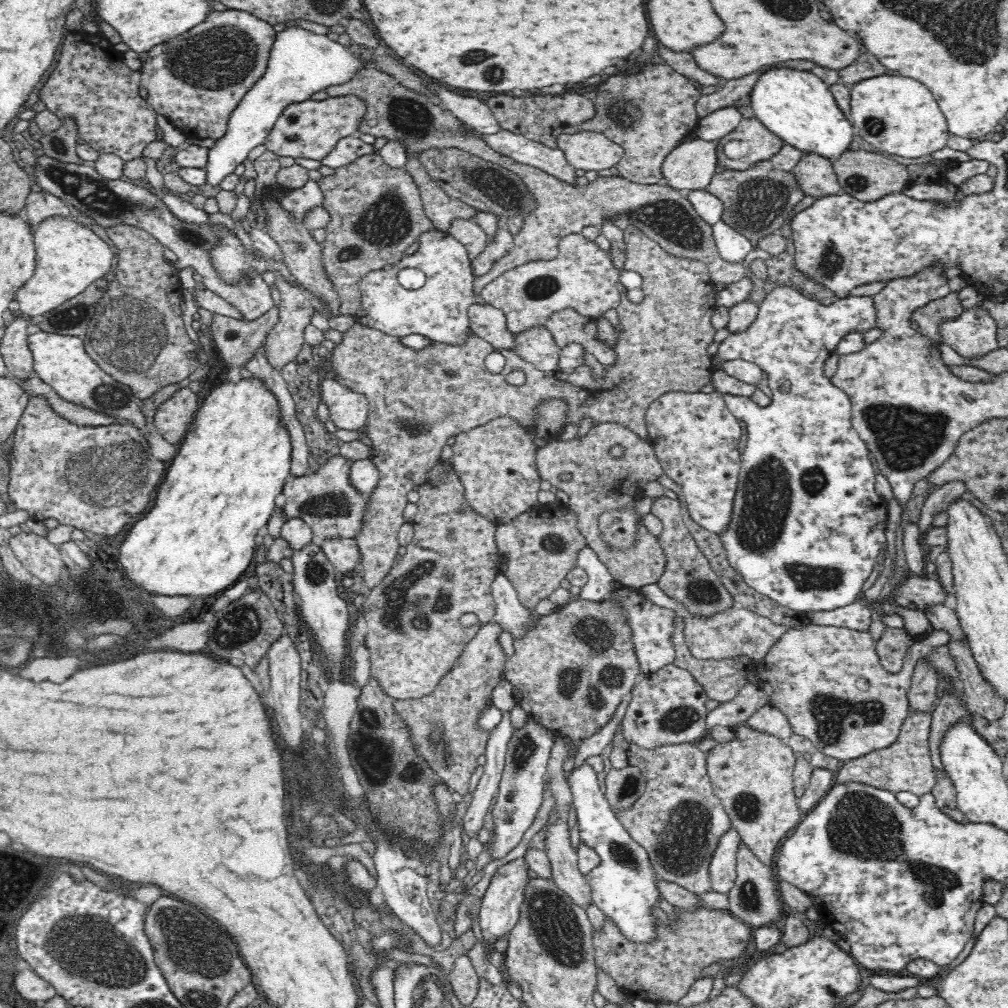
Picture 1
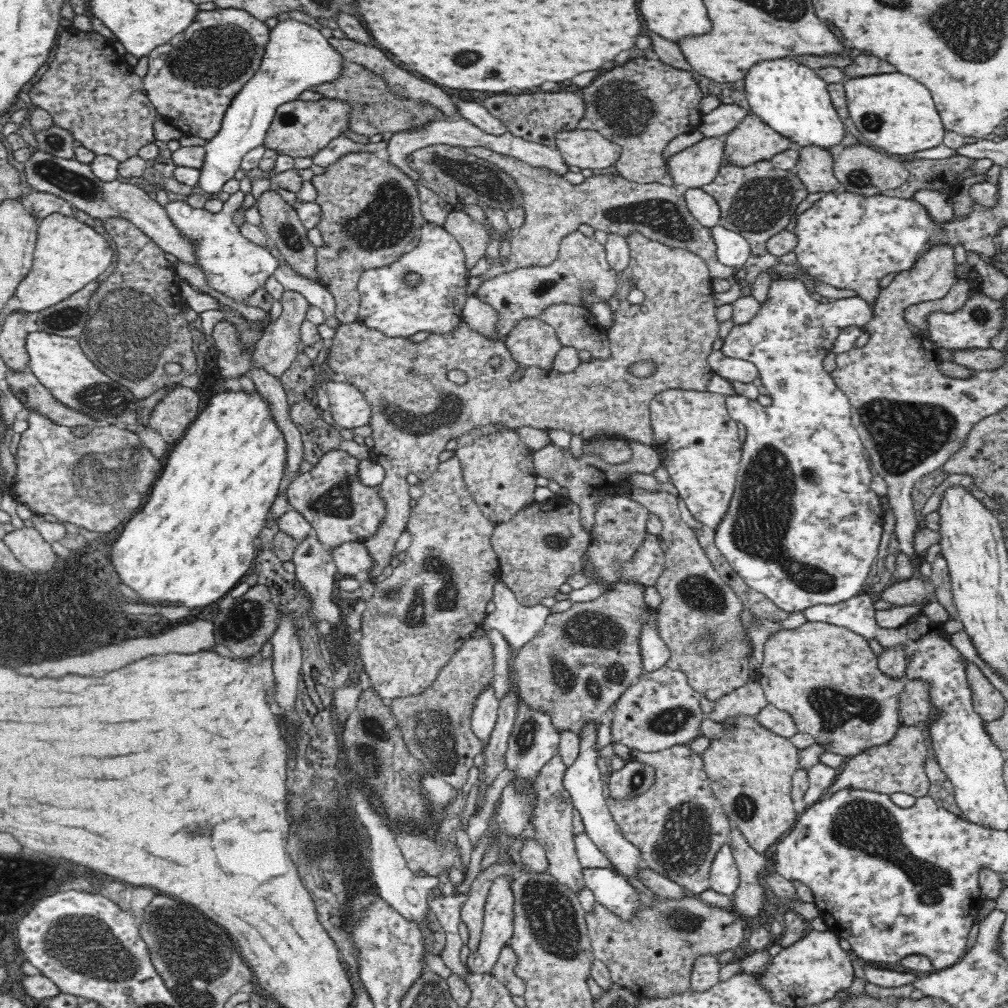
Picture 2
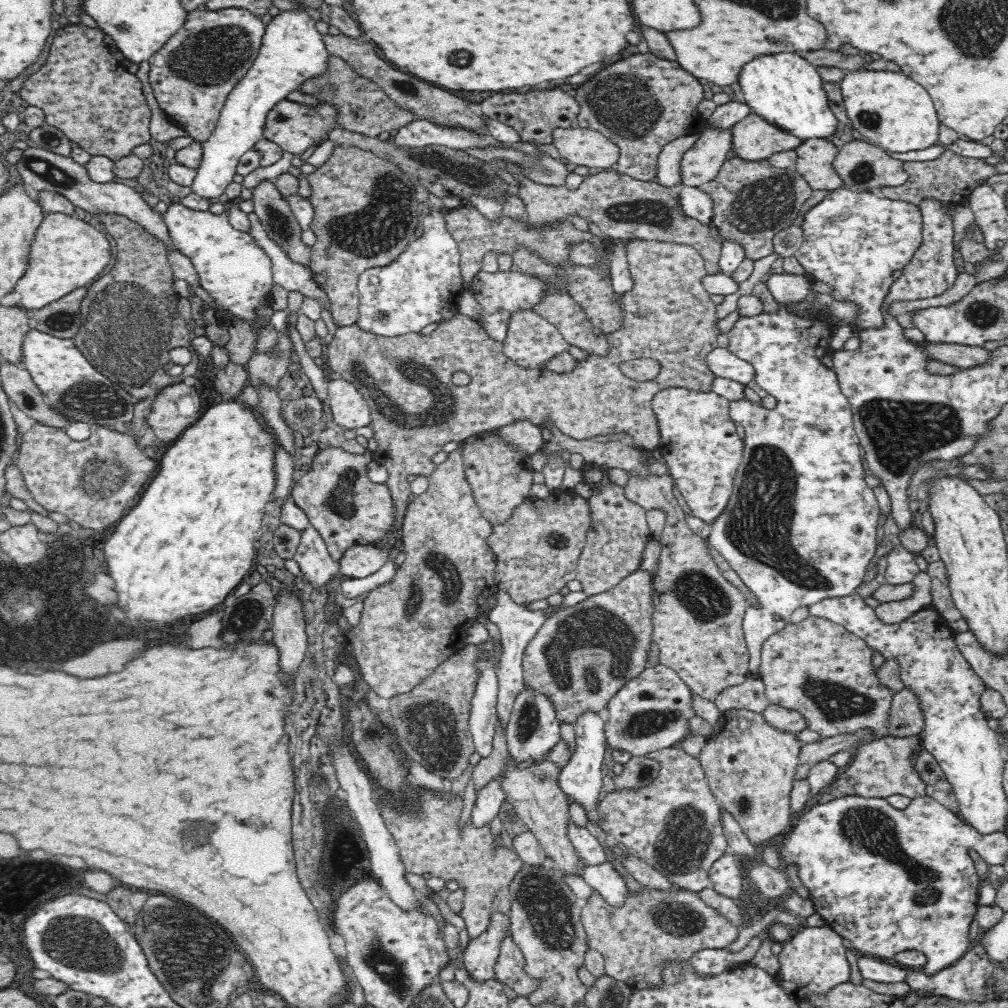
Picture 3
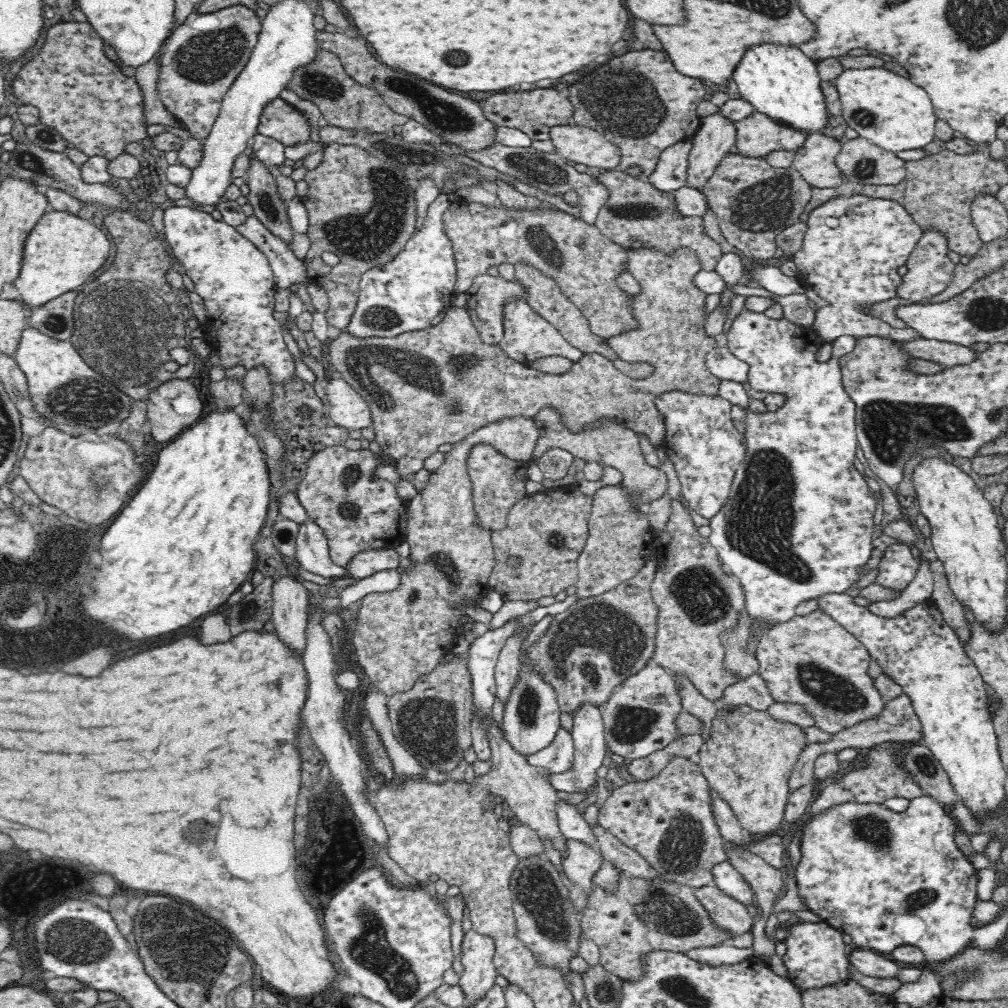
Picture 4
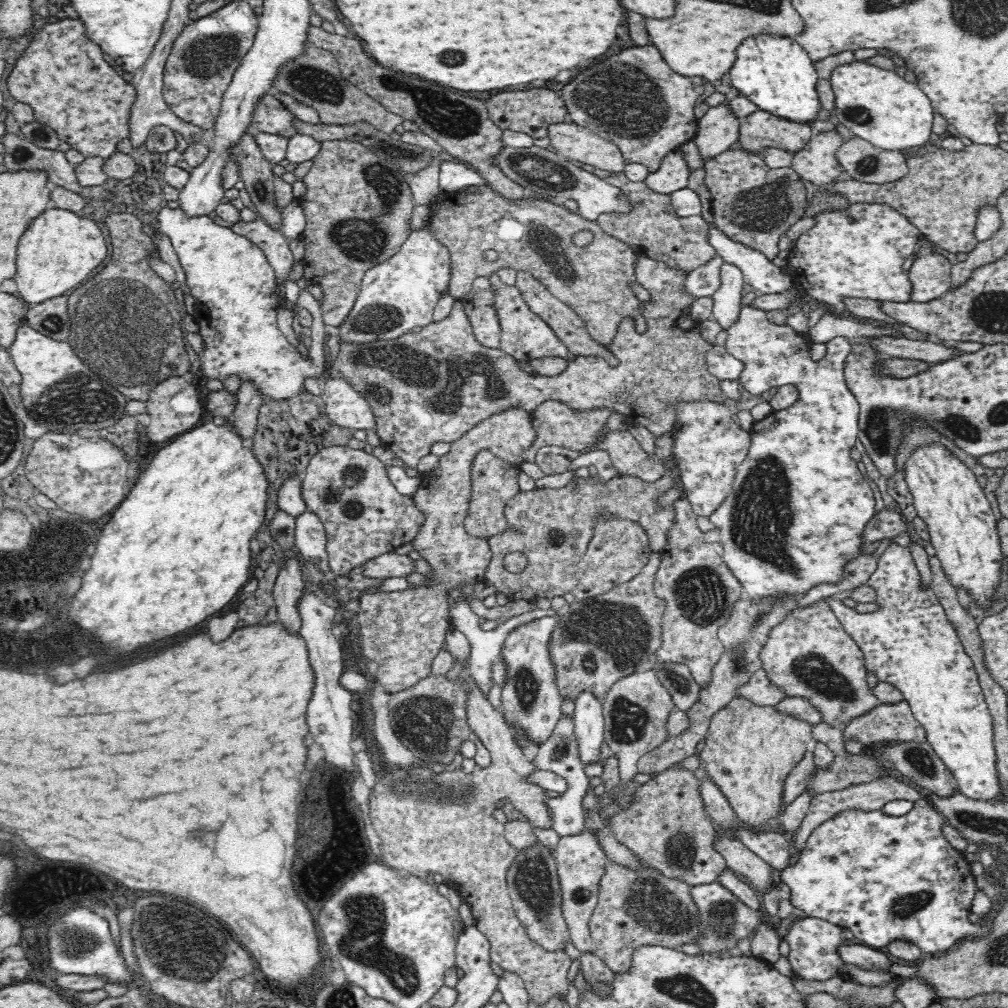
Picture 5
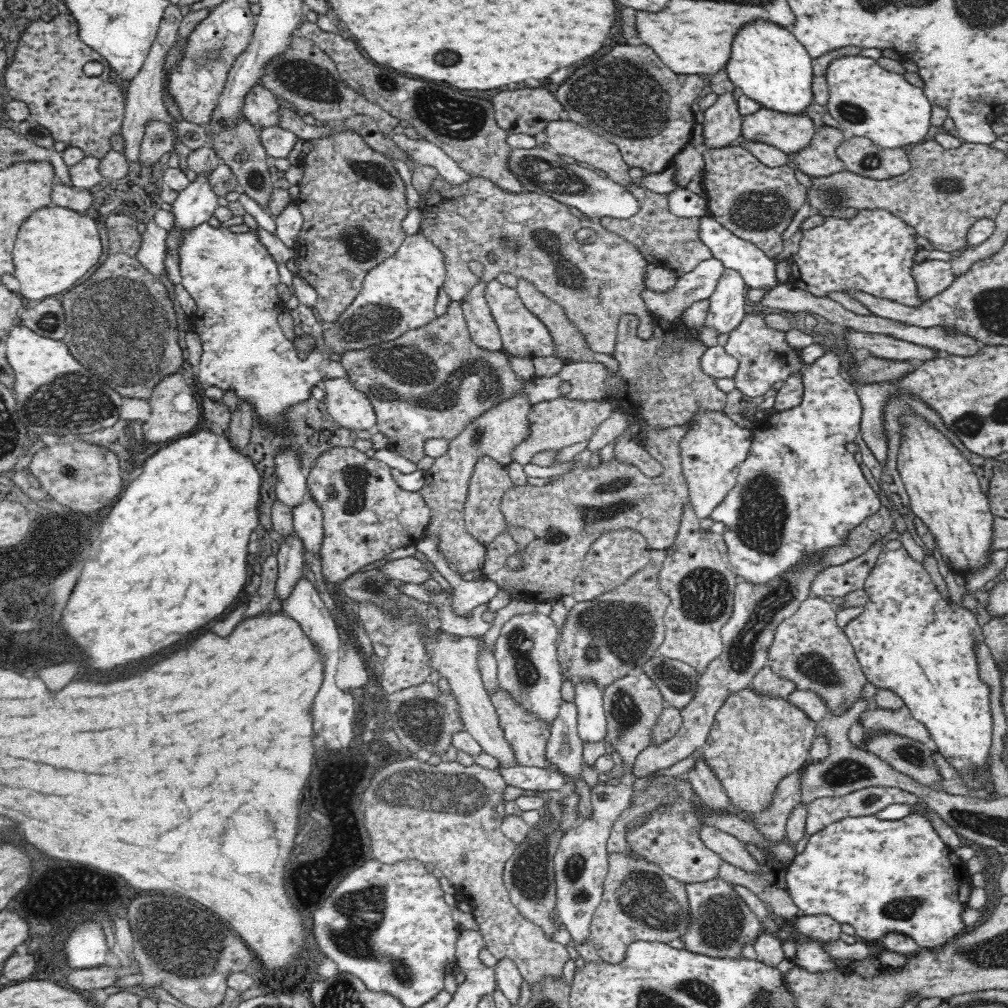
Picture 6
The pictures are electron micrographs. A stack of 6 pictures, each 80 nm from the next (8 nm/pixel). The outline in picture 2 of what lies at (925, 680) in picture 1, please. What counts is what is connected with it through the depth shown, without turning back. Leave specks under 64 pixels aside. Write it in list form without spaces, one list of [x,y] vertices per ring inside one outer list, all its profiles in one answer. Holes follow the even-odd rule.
[[[922,679],[907,681],[898,696],[898,728],[928,722],[931,716],[930,704],[928,683]]]

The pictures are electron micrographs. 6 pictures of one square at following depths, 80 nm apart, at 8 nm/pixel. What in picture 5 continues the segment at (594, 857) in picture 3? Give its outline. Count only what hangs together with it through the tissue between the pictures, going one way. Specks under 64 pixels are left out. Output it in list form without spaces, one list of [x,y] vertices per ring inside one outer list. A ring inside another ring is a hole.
[[[562,713],[557,720],[552,734],[540,744],[537,755],[533,759],[537,768],[549,770],[553,774],[566,779],[567,789],[556,798],[545,800],[546,807],[552,812],[551,829],[556,831],[560,837],[581,834],[586,829],[584,810],[581,807],[583,798],[589,785],[589,777],[584,773],[584,764],[580,758],[577,738],[574,732],[573,717]]]

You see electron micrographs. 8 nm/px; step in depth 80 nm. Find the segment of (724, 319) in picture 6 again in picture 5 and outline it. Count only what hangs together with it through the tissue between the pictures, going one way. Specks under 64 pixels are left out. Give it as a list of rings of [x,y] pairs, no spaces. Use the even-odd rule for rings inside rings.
[[[724,263],[721,266],[721,282],[718,290],[711,296],[712,297],[712,312],[711,320],[718,322],[720,327],[724,331],[728,331],[728,328],[732,324],[736,324],[736,320],[740,318],[740,311],[744,308],[744,304],[741,303],[743,299],[742,290],[744,290],[744,281],[741,270],[730,263]]]

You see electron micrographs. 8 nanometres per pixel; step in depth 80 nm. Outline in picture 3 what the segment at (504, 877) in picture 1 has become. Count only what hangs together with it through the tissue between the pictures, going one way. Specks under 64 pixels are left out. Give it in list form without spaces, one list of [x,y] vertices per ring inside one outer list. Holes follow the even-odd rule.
[[[494,913],[486,932],[469,938],[464,950],[463,965],[470,979],[483,983],[495,978],[495,964],[500,954],[502,938],[508,936],[511,921],[504,913]]]

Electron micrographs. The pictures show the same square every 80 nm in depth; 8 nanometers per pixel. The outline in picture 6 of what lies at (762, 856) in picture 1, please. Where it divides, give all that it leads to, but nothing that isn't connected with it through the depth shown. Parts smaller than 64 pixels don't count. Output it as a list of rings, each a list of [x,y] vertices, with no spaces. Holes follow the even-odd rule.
[[[750,685],[742,690],[728,694],[715,714],[706,742],[702,746],[703,759],[714,771],[723,789],[731,800],[731,807],[737,813],[760,813],[772,801],[772,792],[777,784],[791,772],[800,771],[811,761],[810,748],[816,737],[817,722],[809,718],[805,712],[783,696],[760,694],[752,690]]]

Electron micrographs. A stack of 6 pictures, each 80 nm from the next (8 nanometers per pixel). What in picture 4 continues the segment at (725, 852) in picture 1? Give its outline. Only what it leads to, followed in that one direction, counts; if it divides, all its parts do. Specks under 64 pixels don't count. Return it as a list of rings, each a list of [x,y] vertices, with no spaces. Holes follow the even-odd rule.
[[[726,861],[714,869],[715,885],[720,888],[724,894],[734,897],[742,904],[752,904],[755,898],[755,892],[742,877],[740,872],[737,872],[731,863]]]

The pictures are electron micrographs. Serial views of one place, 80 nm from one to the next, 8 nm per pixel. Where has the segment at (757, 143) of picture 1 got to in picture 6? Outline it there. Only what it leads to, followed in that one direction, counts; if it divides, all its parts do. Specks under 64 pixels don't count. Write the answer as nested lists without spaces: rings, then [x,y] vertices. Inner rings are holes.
[[[762,108],[744,117],[742,123],[742,136],[746,140],[765,142],[786,154],[808,146],[815,132],[814,121],[805,112],[786,114]]]

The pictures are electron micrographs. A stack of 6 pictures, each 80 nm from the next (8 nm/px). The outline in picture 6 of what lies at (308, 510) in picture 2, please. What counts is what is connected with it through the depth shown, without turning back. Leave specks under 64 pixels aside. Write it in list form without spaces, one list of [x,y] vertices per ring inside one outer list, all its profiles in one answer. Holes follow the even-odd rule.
[[[332,447],[320,456],[307,472],[307,487],[316,504],[323,512],[322,544],[318,550],[321,573],[327,582],[343,582],[348,576],[360,571],[367,564],[384,558],[402,546],[416,546],[431,521],[431,510],[419,493],[402,490],[398,486],[390,466],[368,458],[356,447]]]

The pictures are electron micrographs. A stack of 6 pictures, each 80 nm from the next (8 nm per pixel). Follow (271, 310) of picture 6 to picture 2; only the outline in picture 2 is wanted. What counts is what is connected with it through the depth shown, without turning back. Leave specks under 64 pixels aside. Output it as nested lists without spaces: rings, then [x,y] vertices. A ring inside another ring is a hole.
[[[240,190],[235,192],[223,202],[223,207],[218,213],[192,208],[184,201],[168,203],[165,209],[180,235],[190,241],[194,257],[198,261],[198,267],[205,274],[208,286],[236,303],[248,305],[247,298],[258,289],[264,289],[266,280],[273,276],[278,268],[278,259],[268,248],[254,244],[252,239],[246,238],[232,221],[234,213],[241,207],[244,196]]]

